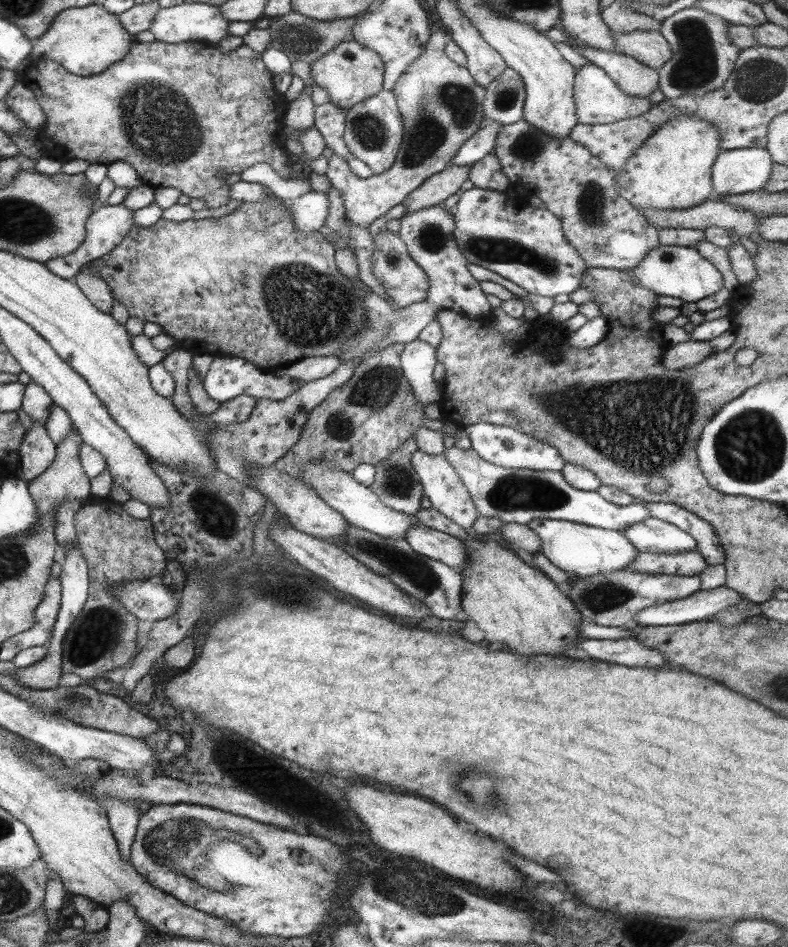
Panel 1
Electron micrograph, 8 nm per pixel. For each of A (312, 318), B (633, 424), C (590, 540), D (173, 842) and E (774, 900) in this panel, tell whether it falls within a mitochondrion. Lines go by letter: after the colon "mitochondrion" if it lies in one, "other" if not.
A: mitochondrion
B: mitochondrion
C: other
D: mitochondrion
E: other

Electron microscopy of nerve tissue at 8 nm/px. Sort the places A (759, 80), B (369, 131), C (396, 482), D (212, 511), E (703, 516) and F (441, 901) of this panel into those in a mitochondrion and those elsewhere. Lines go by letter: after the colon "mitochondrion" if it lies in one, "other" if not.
A: mitochondrion
B: mitochondrion
C: mitochondrion
D: mitochondrion
E: other
F: mitochondrion

